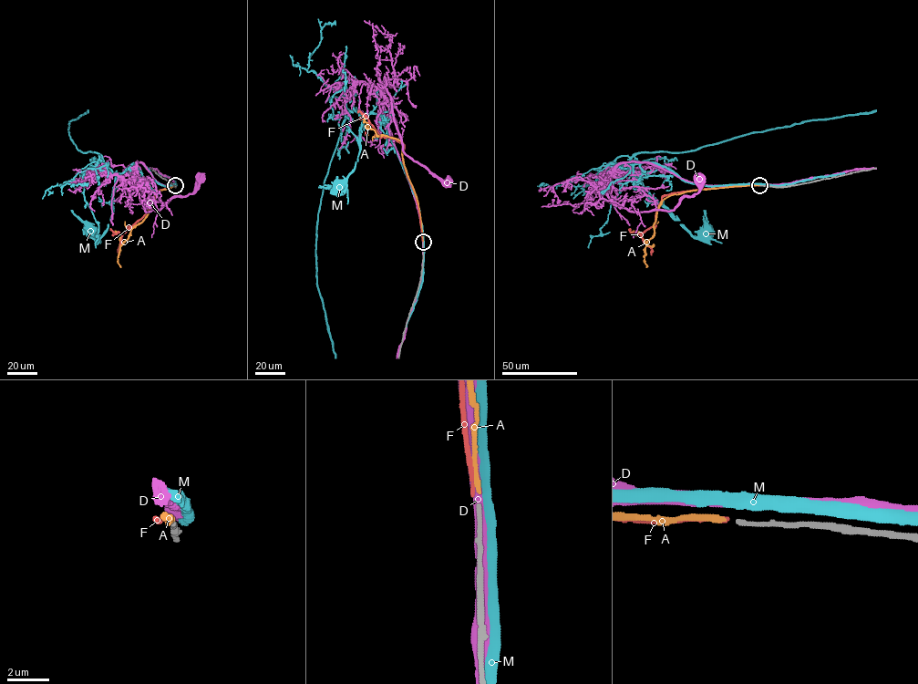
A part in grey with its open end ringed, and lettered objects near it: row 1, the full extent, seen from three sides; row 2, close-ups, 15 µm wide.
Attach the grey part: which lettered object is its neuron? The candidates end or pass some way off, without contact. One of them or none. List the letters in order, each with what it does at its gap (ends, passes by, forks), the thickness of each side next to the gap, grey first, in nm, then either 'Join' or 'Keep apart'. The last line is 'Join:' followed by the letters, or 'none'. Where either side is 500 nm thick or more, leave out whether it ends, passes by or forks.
A: It ends there. Thickness 200 nm (grey) against 240 nm. Join
D: It passes by. Thickness 200 nm (grey) against 460 nm. Keep apart
F: It ends there. Thickness 200 nm (grey) against 170 nm. Keep apart
M: It passes by. Thickness 200 nm (grey) against 460 nm. Keep apart
Join: A

